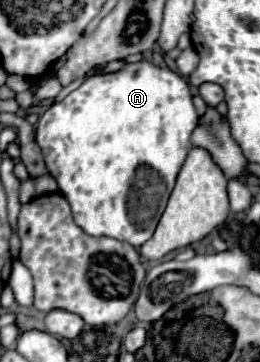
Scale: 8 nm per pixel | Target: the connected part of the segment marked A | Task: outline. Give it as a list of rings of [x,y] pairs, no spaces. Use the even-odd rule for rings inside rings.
[[[141,60],[135,64],[125,64],[113,74],[91,76],[61,104],[49,106],[37,124],[37,144],[43,150],[49,174],[57,180],[61,194],[71,204],[77,226],[81,226],[91,236],[111,236],[139,248],[153,236],[153,230],[175,186],[175,178],[191,148],[191,134],[197,124],[199,116],[193,106],[189,84],[167,66],[161,68],[147,60]],[[147,164],[151,164],[151,208],[135,208],[133,220],[127,206],[131,180],[135,178],[137,168]],[[157,190],[161,190],[159,212],[155,204]]]

